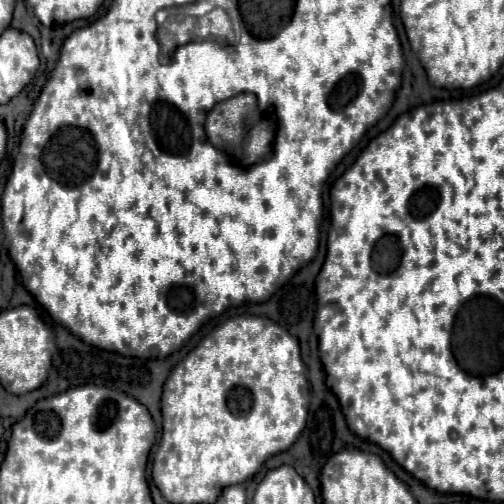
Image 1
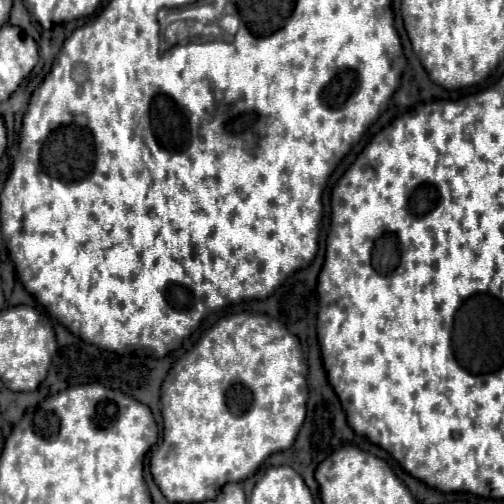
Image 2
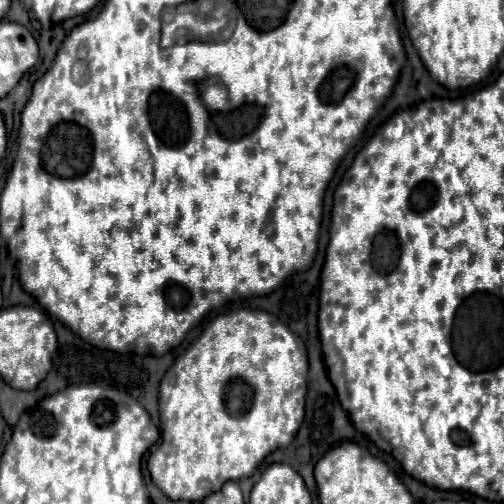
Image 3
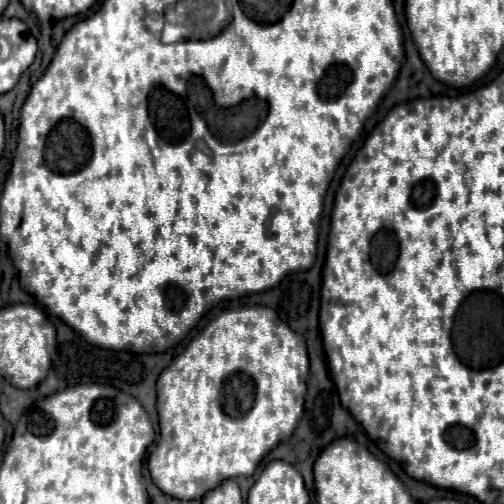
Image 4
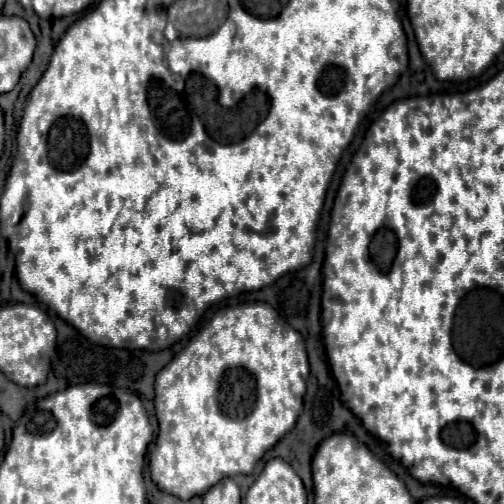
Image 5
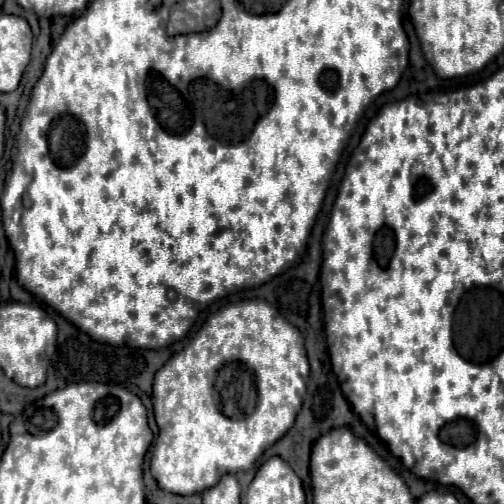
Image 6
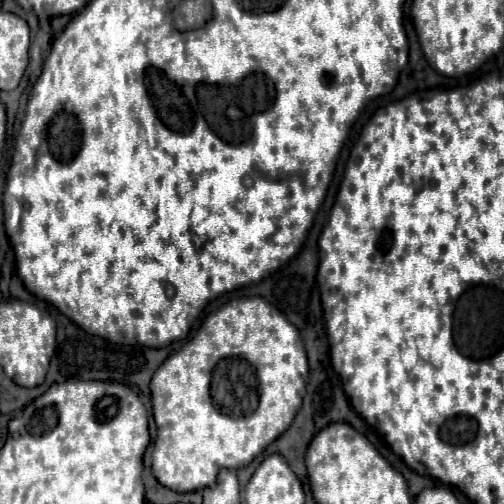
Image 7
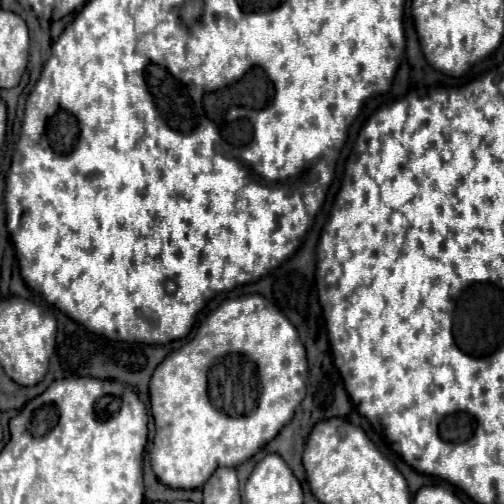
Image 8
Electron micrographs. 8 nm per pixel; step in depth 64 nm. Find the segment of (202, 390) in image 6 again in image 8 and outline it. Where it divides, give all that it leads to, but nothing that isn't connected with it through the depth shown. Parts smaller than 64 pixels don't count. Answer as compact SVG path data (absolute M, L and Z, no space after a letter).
M248 294L248 296L240 296L240 298L234 298L234 300L225 300L222 302L198 326L196 336L190 342L186 342L182 348L178 348L176 352L170 352L160 362L160 366L154 370L152 380L150 380L150 406L152 406L154 422L156 422L156 436L154 436L152 441L149 457L152 470L154 470L156 478L162 484L166 484L170 488L192 490L192 488L200 488L218 466L230 466L230 468L238 466L240 462L244 462L250 456L254 456L266 442L270 442L292 420L296 406L302 402L302 398L306 394L306 388L304 388L304 380L302 380L302 376L298 372L298 364L300 364L300 360L306 354L304 352L304 346L298 340L298 332L290 324L290 320L270 300L260 300L260 298L264 298L264 296L260 296L260 294Z

